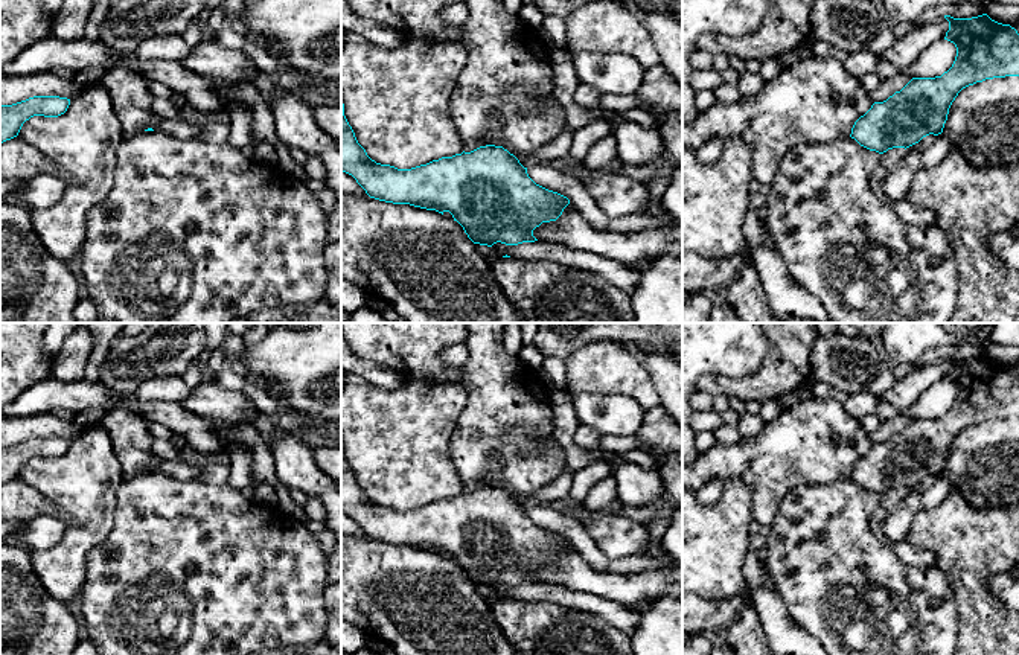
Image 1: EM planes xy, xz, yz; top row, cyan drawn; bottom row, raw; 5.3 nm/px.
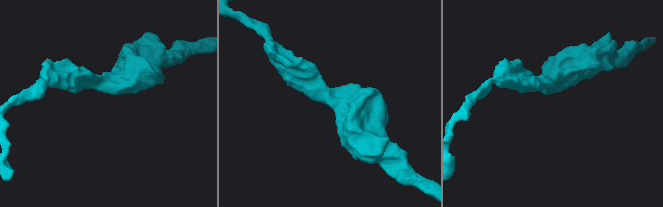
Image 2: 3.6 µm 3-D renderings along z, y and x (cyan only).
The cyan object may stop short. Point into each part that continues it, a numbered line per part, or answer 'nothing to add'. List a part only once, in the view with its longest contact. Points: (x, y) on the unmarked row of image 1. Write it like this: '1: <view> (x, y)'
nothing to add

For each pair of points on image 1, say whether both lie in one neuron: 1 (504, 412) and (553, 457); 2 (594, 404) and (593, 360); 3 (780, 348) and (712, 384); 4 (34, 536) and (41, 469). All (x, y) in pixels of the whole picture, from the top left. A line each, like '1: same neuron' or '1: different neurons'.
1: same neuron
2: different neurons
3: same neuron
4: different neurons

